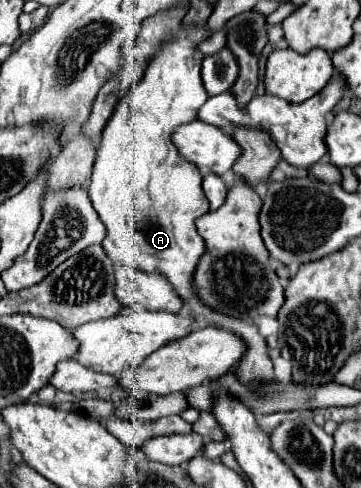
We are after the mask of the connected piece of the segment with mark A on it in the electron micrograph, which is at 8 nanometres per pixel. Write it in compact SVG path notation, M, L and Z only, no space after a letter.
M208 23L204 25L180 25L178 33L172 39L166 39L158 45L158 49L146 59L144 75L138 79L138 83L126 93L114 107L114 113L110 121L106 123L98 147L98 157L94 163L92 171L92 183L90 183L90 199L100 215L100 221L106 225L106 237L102 241L102 247L106 255L110 257L112 263L116 265L128 265L134 267L142 273L158 273L168 279L168 283L174 287L176 295L182 297L194 315L204 317L210 325L216 325L224 331L230 331L238 335L244 345L246 353L242 359L236 363L232 371L244 381L246 385L250 383L272 383L274 377L274 367L272 359L268 357L268 345L264 337L258 333L258 327L254 323L244 323L240 319L232 319L228 315L220 315L214 309L206 307L198 297L196 297L196 285L194 285L194 273L196 267L204 255L204 239L196 233L194 221L208 213L208 199L200 187L202 177L200 173L192 167L192 163L182 161L176 147L170 141L170 133L174 127L180 123L188 123L196 119L196 107L208 99L208 93L204 91L202 79L200 79L200 69L202 69L202 59L204 55L198 51L198 43L210 39L214 33L210 31Z

